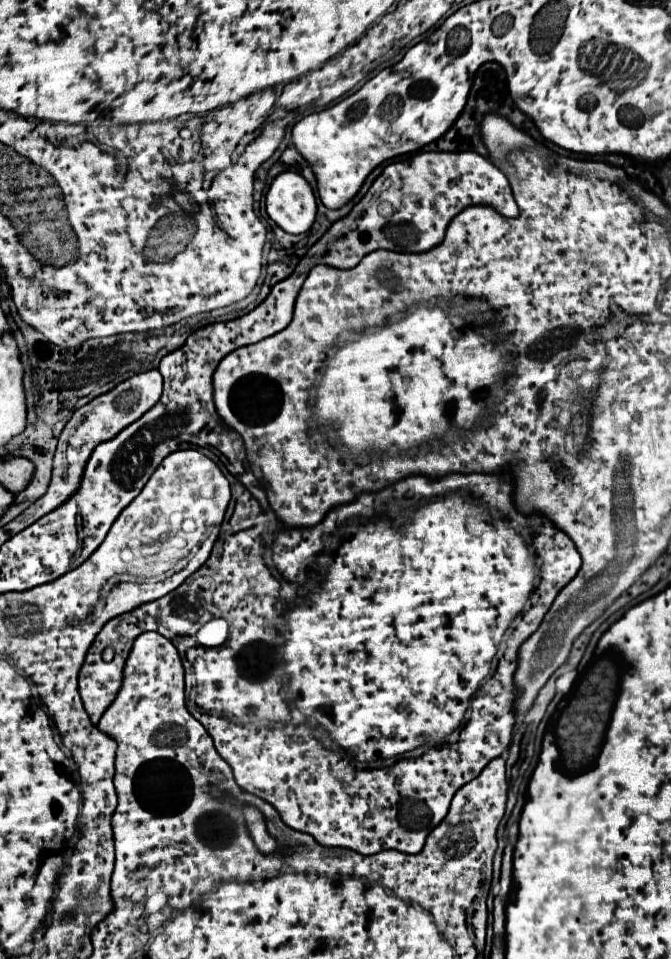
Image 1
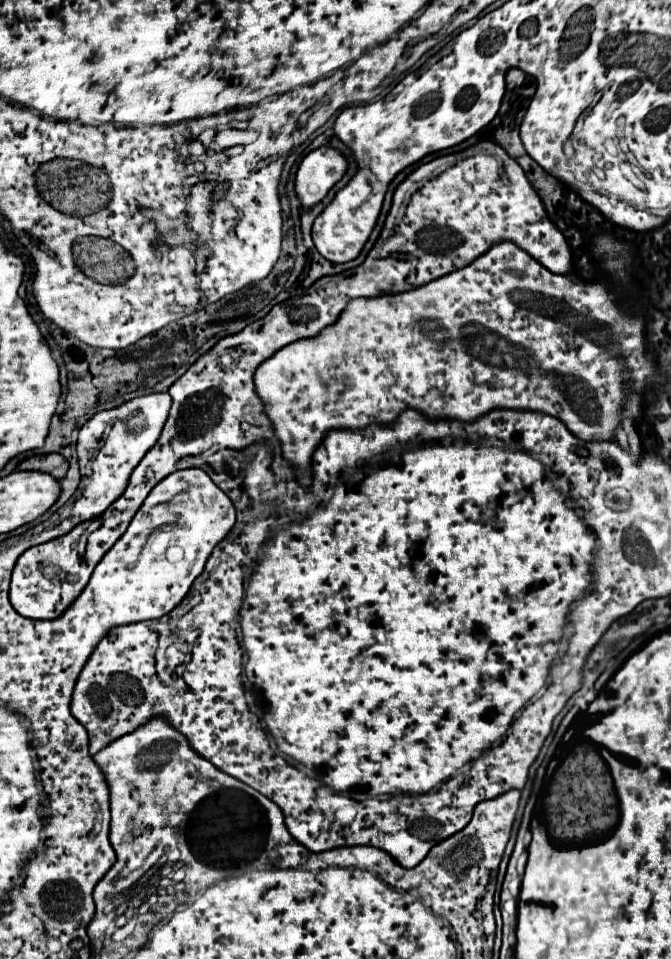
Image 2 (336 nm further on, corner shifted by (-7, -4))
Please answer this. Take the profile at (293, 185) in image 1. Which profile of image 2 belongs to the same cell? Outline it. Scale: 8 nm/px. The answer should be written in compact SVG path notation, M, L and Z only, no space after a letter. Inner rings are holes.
M322 146L312 150L296 172L296 194L304 208L312 208L318 204L328 190L346 174L348 160L346 156L332 148Z

